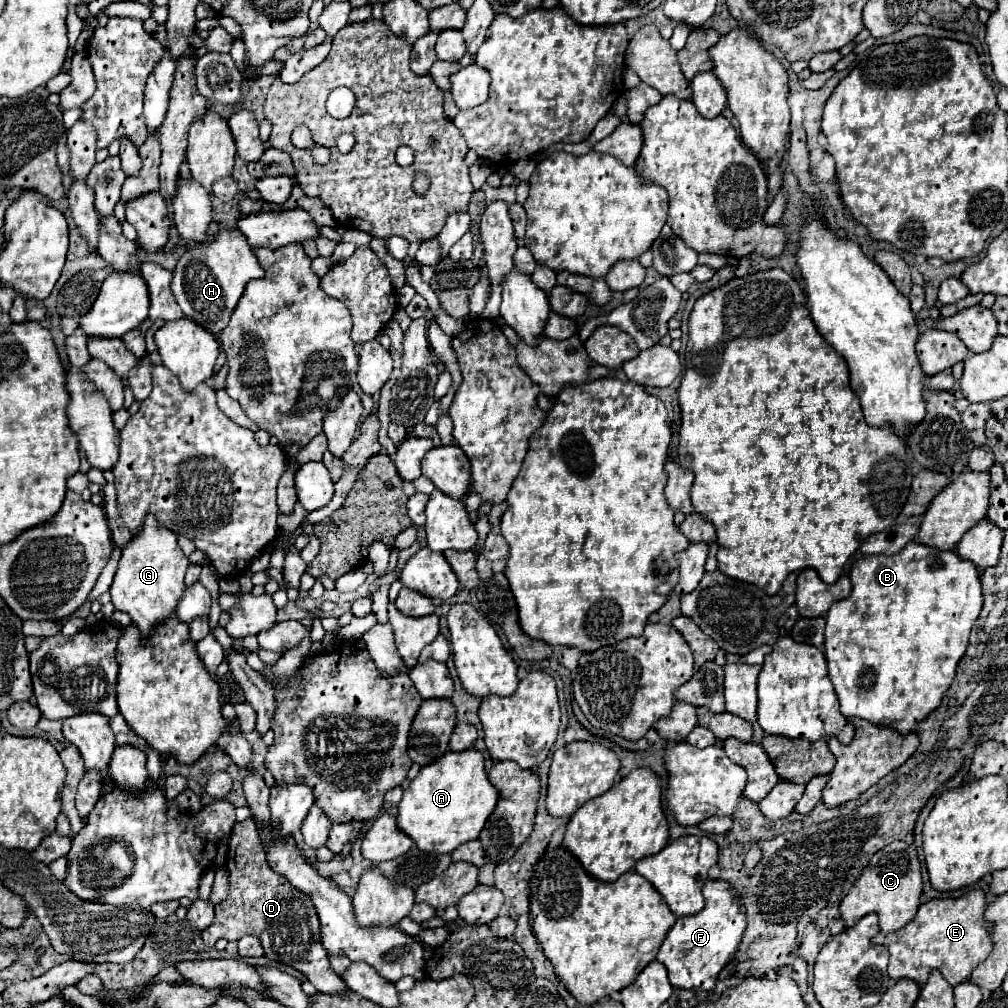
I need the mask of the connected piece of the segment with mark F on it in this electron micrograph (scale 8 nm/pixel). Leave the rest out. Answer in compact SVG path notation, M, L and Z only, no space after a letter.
M707 880L703 896L705 908L695 916L677 918L657 952L657 960L667 968L669 982L675 988L713 990L719 972L733 960L747 928L747 916L741 912L741 898L727 882Z

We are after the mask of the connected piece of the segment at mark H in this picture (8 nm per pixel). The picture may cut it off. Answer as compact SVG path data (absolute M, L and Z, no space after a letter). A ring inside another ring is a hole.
M221 228L213 242L209 242L205 248L197 246L187 250L177 260L173 268L171 292L175 294L175 300L187 318L199 322L199 326L205 326L217 336L219 330L227 326L229 316L245 290L245 284L253 278L263 278L263 274L265 270L259 266L251 246L247 244L247 238L237 228Z

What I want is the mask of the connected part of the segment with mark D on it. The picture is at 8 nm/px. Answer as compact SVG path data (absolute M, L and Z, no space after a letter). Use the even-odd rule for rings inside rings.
M253 818L235 822L229 840L225 870L229 874L229 896L215 906L215 920L203 930L203 942L207 946L215 946L219 938L239 940L245 934L257 936L257 932L261 932L259 940L269 960L283 962L303 972L309 982L315 984L317 992L347 992L343 980L331 970L327 952L319 942L319 918L315 914L315 908L311 906L311 900L295 890L283 876L271 872Z

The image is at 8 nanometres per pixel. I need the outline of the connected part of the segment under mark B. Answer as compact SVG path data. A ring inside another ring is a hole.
M909 542L905 546L905 550L901 550L899 554L893 556L863 556L859 558L853 568L851 568L851 596L845 598L843 602L835 602L835 606L831 606L831 610L827 612L827 628L825 628L825 658L827 658L827 666L829 666L829 678L835 686L837 698L839 698L839 706L841 706L841 714L843 716L857 716L857 718L865 718L873 724L883 724L887 728L897 730L899 734L909 734L915 730L915 726L925 720L935 708L941 706L941 700L945 696L945 692L949 690L953 678L955 678L955 670L959 660L965 656L965 650L969 646L969 632L981 612L983 606L983 596L981 596L981 582L979 582L979 574L977 568L971 566L971 562L961 560L955 552L939 552L939 550L931 550L929 546L923 546L919 542Z

